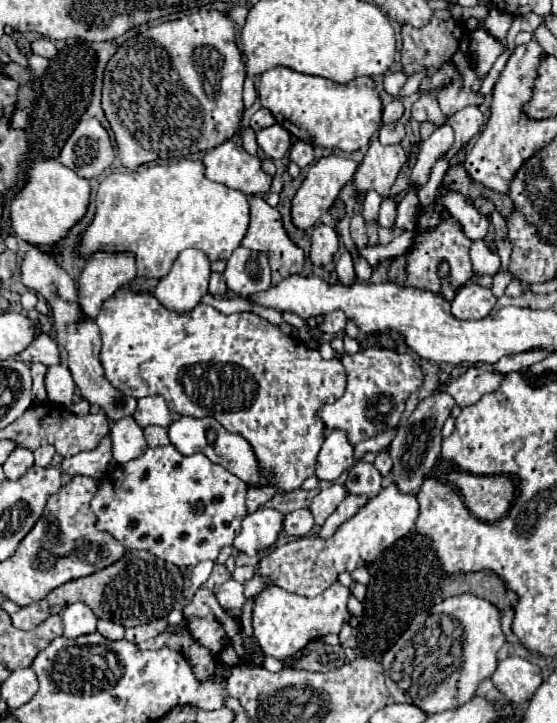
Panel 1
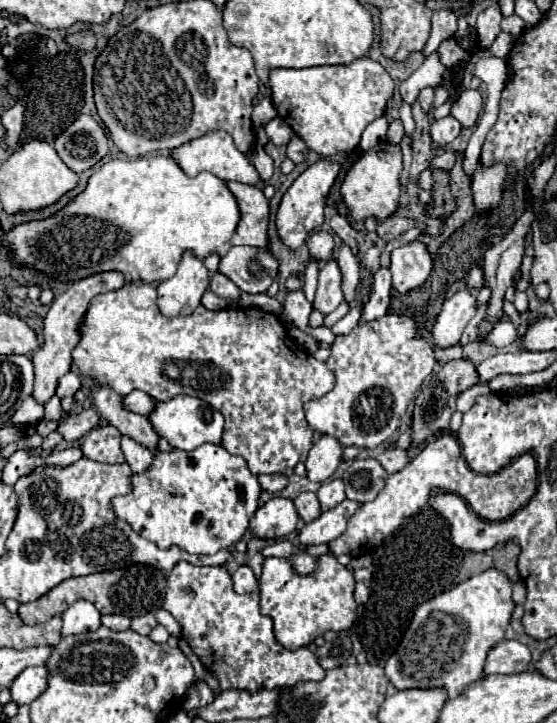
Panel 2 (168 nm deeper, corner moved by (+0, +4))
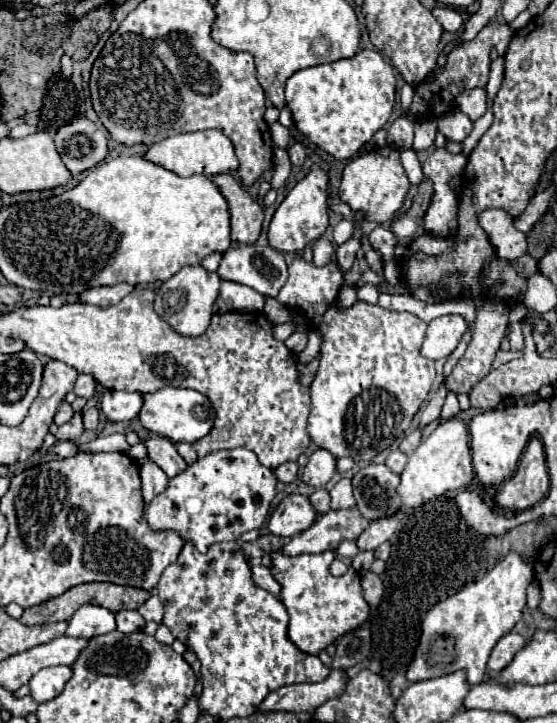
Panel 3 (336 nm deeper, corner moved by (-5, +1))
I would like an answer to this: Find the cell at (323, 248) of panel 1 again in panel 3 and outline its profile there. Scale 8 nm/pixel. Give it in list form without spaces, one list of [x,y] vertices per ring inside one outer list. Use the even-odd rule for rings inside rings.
[[[327,238],[315,240],[313,244],[313,264],[315,266],[325,266],[327,262],[333,260],[333,254],[335,254],[335,248]]]

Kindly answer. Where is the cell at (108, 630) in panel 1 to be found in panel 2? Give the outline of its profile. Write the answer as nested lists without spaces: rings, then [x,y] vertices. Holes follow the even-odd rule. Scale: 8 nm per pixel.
[[[104,615],[102,625],[112,631],[126,631],[130,627],[130,619],[122,617],[122,615]]]

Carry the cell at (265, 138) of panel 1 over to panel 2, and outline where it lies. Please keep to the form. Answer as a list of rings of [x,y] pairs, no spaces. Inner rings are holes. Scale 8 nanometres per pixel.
[[[276,117],[276,119],[272,119],[266,127],[266,135],[268,135],[268,139],[276,145],[276,147],[282,147],[282,145],[288,145],[288,141],[290,141],[290,137],[294,137],[294,131],[290,129],[290,125],[286,125],[280,117]]]

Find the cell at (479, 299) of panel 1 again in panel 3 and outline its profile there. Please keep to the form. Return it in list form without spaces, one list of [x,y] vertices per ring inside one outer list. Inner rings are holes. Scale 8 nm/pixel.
[[[439,316],[431,320],[421,346],[421,356],[429,360],[447,358],[457,348],[465,330],[467,322],[461,316]]]

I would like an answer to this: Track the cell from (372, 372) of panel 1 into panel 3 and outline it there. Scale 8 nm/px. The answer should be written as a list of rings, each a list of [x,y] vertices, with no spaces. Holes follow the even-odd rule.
[[[297,256],[289,264],[289,278],[281,288],[277,300],[289,310],[303,310],[305,318],[321,334],[319,368],[309,386],[311,394],[311,414],[307,424],[307,434],[317,444],[331,452],[335,458],[349,456],[355,462],[373,460],[381,450],[389,448],[399,436],[403,436],[405,426],[411,424],[423,400],[431,390],[435,380],[435,362],[419,356],[427,324],[409,312],[391,312],[375,304],[357,300],[349,308],[337,308],[337,294],[343,284],[343,274],[335,262],[317,268]]]

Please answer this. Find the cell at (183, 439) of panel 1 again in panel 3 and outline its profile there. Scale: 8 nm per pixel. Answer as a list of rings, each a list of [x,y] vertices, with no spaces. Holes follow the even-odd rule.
[[[163,386],[157,392],[143,394],[143,408],[139,412],[139,420],[147,430],[165,436],[171,442],[183,440],[189,444],[203,438],[211,430],[213,418],[215,412],[211,408],[211,402],[201,392],[189,388],[175,388],[175,386]]]

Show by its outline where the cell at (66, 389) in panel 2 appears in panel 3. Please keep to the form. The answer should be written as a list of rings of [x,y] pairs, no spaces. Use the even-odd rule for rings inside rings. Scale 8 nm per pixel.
[[[79,374],[79,378],[77,378],[77,382],[75,382],[75,394],[77,396],[83,396],[83,398],[91,398],[93,394],[95,394],[95,386],[97,386],[97,382],[95,382],[95,378],[91,376],[91,374]]]

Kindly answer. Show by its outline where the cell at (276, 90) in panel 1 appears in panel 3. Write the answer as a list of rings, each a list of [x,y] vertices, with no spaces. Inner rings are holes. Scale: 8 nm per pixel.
[[[363,48],[351,58],[295,72],[285,84],[285,98],[307,140],[337,160],[349,160],[389,120],[395,104],[395,74],[377,50]]]

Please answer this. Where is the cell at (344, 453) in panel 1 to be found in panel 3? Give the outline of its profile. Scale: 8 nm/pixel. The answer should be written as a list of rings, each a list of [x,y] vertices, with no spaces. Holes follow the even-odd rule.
[[[315,450],[303,470],[303,484],[313,488],[323,488],[335,474],[335,456],[327,450]]]

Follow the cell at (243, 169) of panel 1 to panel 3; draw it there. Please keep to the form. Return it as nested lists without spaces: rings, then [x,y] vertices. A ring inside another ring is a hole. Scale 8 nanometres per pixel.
[[[201,130],[201,132],[185,132],[185,134],[167,136],[165,140],[149,144],[147,152],[141,158],[157,166],[163,166],[179,176],[193,176],[193,174],[215,176],[221,172],[229,172],[231,168],[237,168],[237,156],[233,152],[233,144],[219,130]]]

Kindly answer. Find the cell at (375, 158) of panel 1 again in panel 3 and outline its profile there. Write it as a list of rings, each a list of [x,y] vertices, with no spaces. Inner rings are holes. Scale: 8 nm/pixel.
[[[385,146],[375,152],[357,156],[345,166],[339,186],[339,198],[341,202],[349,204],[351,210],[365,210],[369,220],[381,224],[391,220],[399,212],[407,190],[409,190],[409,178],[399,162],[399,150]]]

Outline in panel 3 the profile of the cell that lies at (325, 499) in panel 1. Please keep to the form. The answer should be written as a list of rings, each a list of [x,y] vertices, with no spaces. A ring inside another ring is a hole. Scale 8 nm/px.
[[[341,478],[333,488],[331,488],[331,508],[333,510],[341,510],[341,508],[353,508],[355,506],[355,498],[353,498],[353,486],[351,486],[351,478]]]

